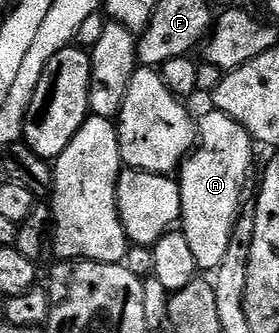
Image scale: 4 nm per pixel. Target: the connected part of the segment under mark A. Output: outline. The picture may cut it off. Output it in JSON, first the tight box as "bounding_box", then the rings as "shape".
{"bounding_box":[179,109,255,272],"shape":[[[209,109],[197,123],[197,141],[199,146],[179,168],[179,227],[187,237],[187,245],[191,245],[191,253],[195,253],[198,268],[212,272],[223,261],[227,245],[231,245],[233,226],[243,206],[241,194],[253,171],[255,140],[239,121],[227,117],[227,113]]]}

